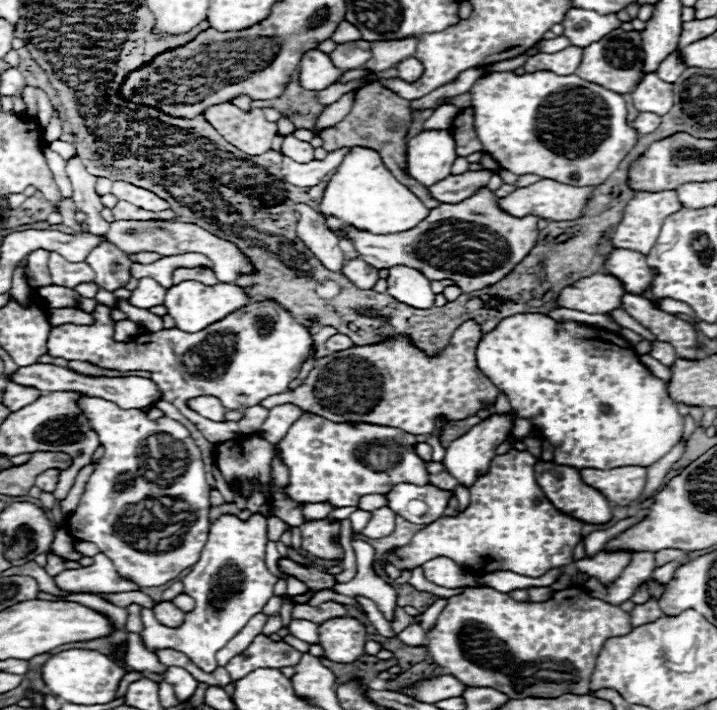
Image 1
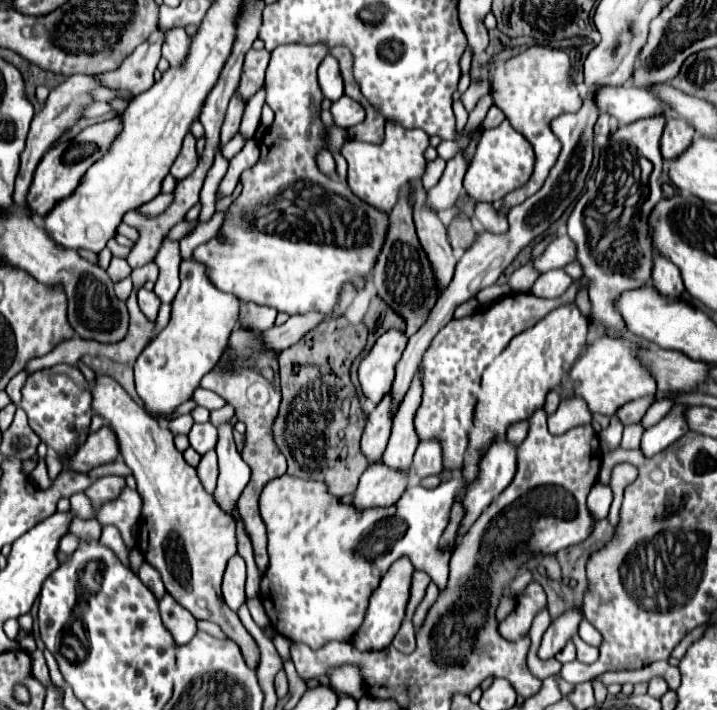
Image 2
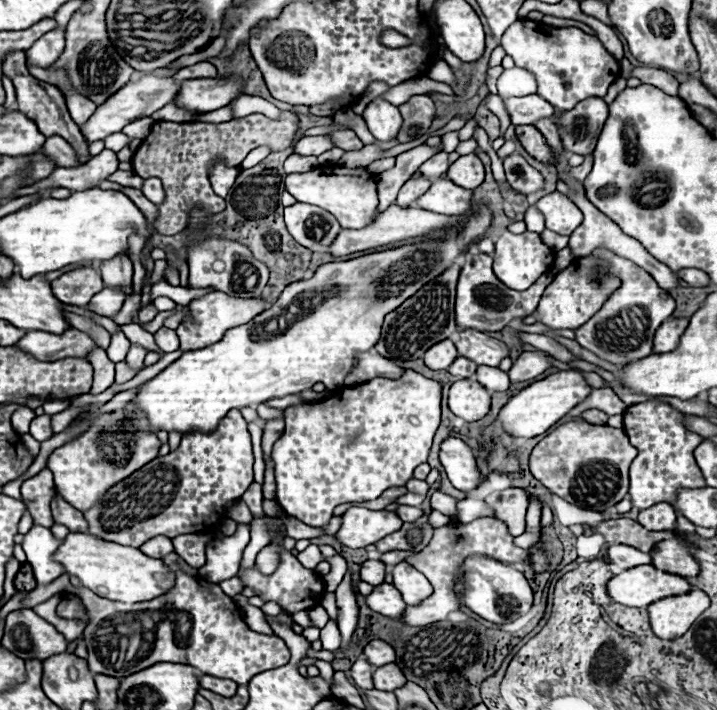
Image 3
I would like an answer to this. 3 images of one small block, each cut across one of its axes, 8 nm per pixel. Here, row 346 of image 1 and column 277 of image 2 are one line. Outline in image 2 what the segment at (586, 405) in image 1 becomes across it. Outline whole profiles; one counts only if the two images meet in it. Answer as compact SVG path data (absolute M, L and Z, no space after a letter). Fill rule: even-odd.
M290 474L270 480L260 494L260 516L268 528L268 568L260 582L260 602L276 632L292 642L308 644L312 650L326 646L330 640L350 642L364 622L368 600L378 588L380 578L388 572L390 564L400 556L410 556L412 564L426 570L432 582L442 592L448 582L450 552L440 552L440 536L450 520L450 508L456 494L464 488L462 478L442 482L438 488L428 490L410 486L394 506L358 510L352 504L342 504L328 492L324 482L302 480ZM392 520L402 520L406 530L394 528Z

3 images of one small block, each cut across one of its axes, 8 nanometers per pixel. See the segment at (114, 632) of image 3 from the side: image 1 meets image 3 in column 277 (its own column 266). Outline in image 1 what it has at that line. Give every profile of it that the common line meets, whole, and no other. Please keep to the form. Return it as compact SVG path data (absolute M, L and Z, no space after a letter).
M258 634L252 644L238 656L234 656L228 664L226 670L232 680L244 678L256 668L286 668L286 666L296 666L302 658L302 652L294 650L286 642L274 642L264 634Z

